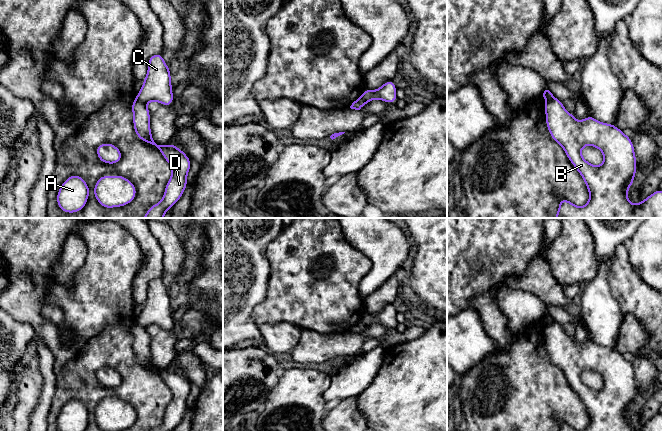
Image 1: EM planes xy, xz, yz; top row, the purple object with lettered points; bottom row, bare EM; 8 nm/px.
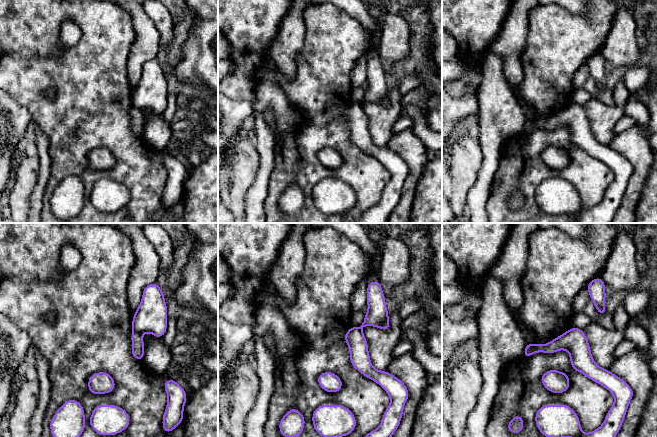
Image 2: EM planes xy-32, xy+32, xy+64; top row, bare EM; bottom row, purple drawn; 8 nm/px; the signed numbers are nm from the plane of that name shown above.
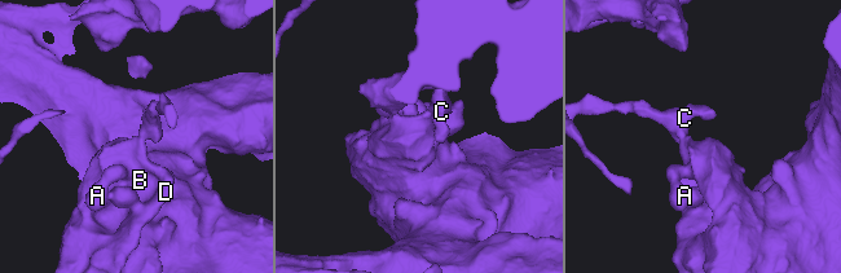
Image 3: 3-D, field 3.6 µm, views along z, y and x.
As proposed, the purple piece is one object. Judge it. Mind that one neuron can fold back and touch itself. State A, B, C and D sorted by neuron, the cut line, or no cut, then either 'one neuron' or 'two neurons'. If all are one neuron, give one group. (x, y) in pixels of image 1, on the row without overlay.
A B D / C; cut in xy along (136, 321), (145, 328); two neurons

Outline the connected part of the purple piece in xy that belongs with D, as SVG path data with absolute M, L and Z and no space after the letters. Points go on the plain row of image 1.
M136 322L131 333L136 359L140 364L157 372L172 392L172 399L166 408L163 423L151 431L173 431L186 413L187 399L191 390L190 383L172 367L160 369L153 364L150 353L150 336L145 327Z

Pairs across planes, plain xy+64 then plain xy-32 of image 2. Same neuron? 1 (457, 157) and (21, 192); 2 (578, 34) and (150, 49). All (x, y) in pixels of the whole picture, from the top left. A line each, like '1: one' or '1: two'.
1: one
2: two

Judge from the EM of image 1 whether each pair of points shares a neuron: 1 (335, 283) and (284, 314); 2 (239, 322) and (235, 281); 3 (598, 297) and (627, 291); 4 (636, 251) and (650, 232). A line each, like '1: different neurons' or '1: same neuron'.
1: same neuron
2: same neuron
3: different neurons
4: same neuron

